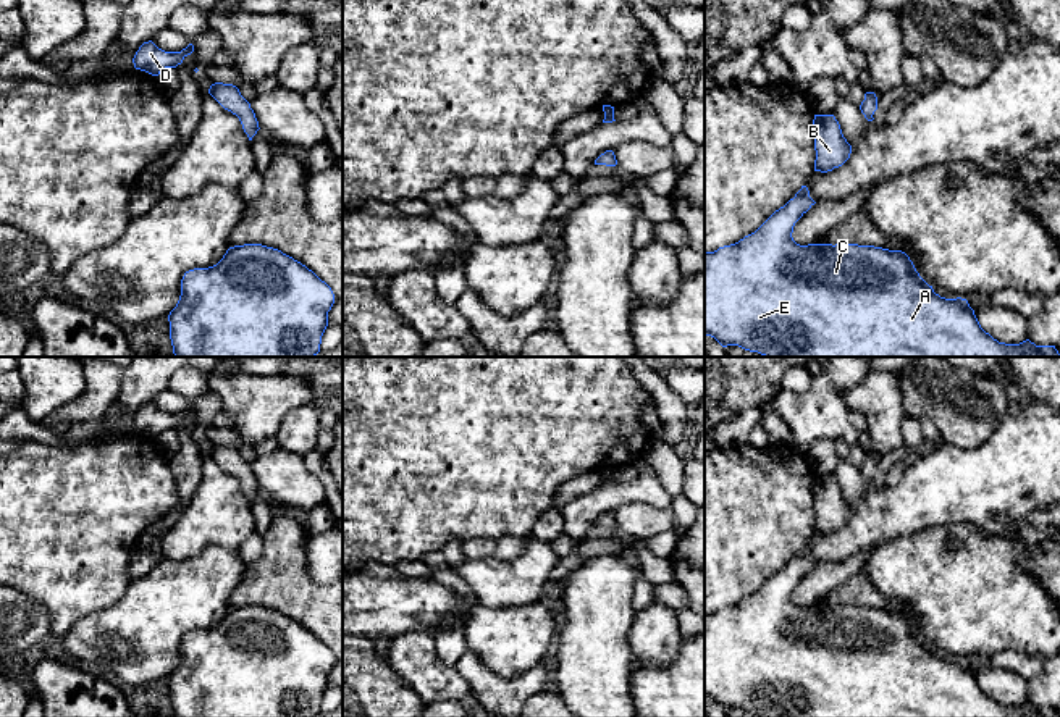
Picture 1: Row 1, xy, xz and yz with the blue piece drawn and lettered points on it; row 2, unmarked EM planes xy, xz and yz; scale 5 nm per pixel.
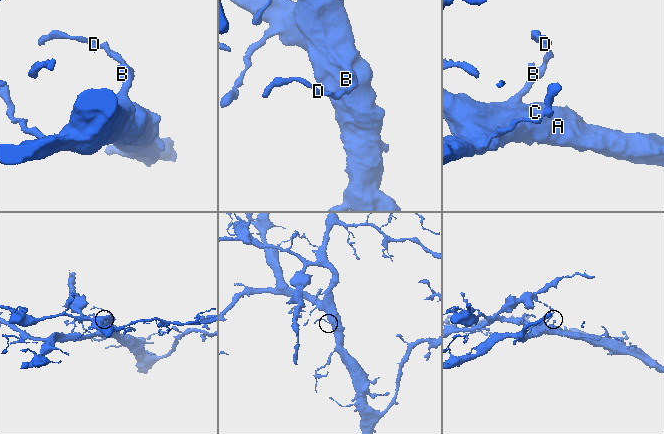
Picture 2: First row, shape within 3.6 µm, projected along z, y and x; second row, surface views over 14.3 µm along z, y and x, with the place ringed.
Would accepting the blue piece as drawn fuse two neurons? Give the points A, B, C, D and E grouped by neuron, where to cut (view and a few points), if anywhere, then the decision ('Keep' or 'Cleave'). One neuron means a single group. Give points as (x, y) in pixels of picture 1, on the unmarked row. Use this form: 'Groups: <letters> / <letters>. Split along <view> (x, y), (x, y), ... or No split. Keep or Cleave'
Groups: A B C D E. No split. Keep

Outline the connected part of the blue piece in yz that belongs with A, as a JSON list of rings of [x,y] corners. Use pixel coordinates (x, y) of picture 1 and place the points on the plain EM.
[[[801,547],[795,559],[776,572],[755,594],[705,615],[705,698],[714,699],[722,709],[738,707],[761,717],[1060,717],[1055,707],[1036,707],[1029,701],[1020,706],[999,704],[981,690],[966,660],[945,660],[936,656],[902,612],[858,606],[797,606],[792,599],[793,588],[814,565],[808,549]]]

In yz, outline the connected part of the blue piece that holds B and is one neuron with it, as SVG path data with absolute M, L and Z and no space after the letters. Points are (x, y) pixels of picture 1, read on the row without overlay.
M814 476L814 533L827 535L842 528L852 515L852 507L842 496L834 476Z

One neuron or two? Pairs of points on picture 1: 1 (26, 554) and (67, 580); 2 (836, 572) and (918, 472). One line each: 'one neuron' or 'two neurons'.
1: one neuron
2: two neurons

